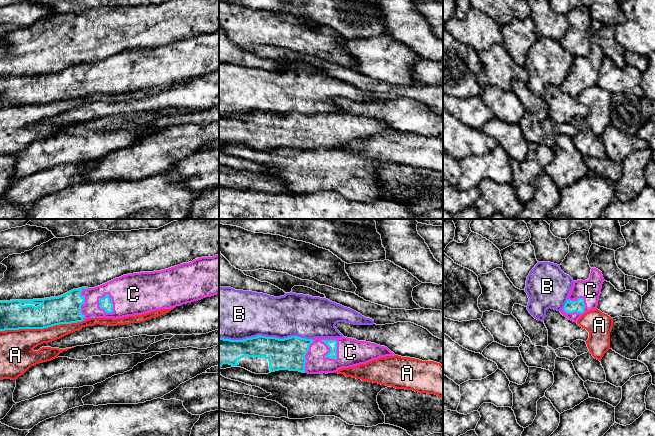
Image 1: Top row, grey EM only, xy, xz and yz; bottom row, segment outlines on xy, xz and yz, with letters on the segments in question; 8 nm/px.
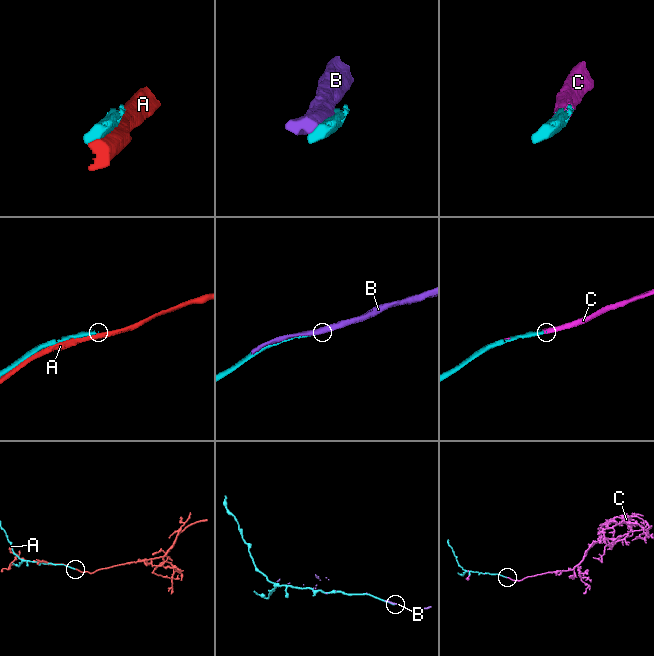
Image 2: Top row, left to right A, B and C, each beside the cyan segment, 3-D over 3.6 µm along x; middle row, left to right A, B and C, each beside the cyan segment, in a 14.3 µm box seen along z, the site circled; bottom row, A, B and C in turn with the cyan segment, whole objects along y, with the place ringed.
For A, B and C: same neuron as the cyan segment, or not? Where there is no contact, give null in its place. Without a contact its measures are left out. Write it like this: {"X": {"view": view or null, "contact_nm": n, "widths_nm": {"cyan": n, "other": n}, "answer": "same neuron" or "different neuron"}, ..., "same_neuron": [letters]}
{"A": {"view": "xy", "contact_nm": 700, "widths_nm": {"cyan": 240, "other": 280}, "answer": "different neuron"}, "B": {"view": "xz", "contact_nm": 750, "widths_nm": {"cyan": 260, "other": 380}, "answer": "different neuron"}, "C": {"view": "xz", "contact_nm": 200, "widths_nm": {"cyan": 80, "other": 220}, "answer": "same neuron"}, "same_neuron": ["C"]}

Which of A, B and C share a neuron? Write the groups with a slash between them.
A / B / C

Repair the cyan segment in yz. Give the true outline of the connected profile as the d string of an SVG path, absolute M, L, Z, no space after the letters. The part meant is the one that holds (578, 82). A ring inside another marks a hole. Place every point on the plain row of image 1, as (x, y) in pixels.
M596 44L591 45L588 56L574 57L568 75L560 89L569 96L577 98L586 88L596 85L604 57L602 48Z

